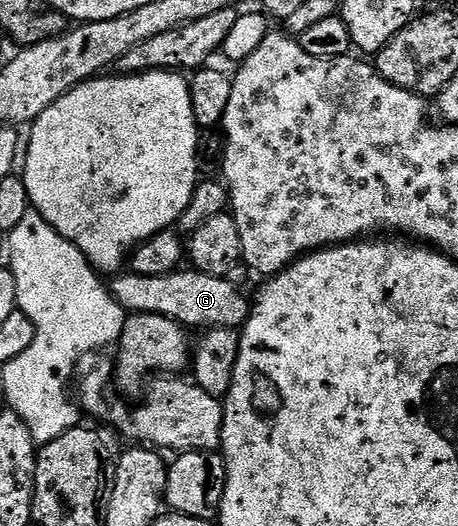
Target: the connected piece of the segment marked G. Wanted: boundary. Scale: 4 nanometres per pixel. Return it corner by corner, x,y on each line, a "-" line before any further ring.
194,270
170,272
157,278
145,278
134,274
119,274
110,281
111,295
128,314
144,312
157,314
194,330
212,328
242,329
243,323
251,315
251,304
245,297
244,289
229,286
225,276
210,276

